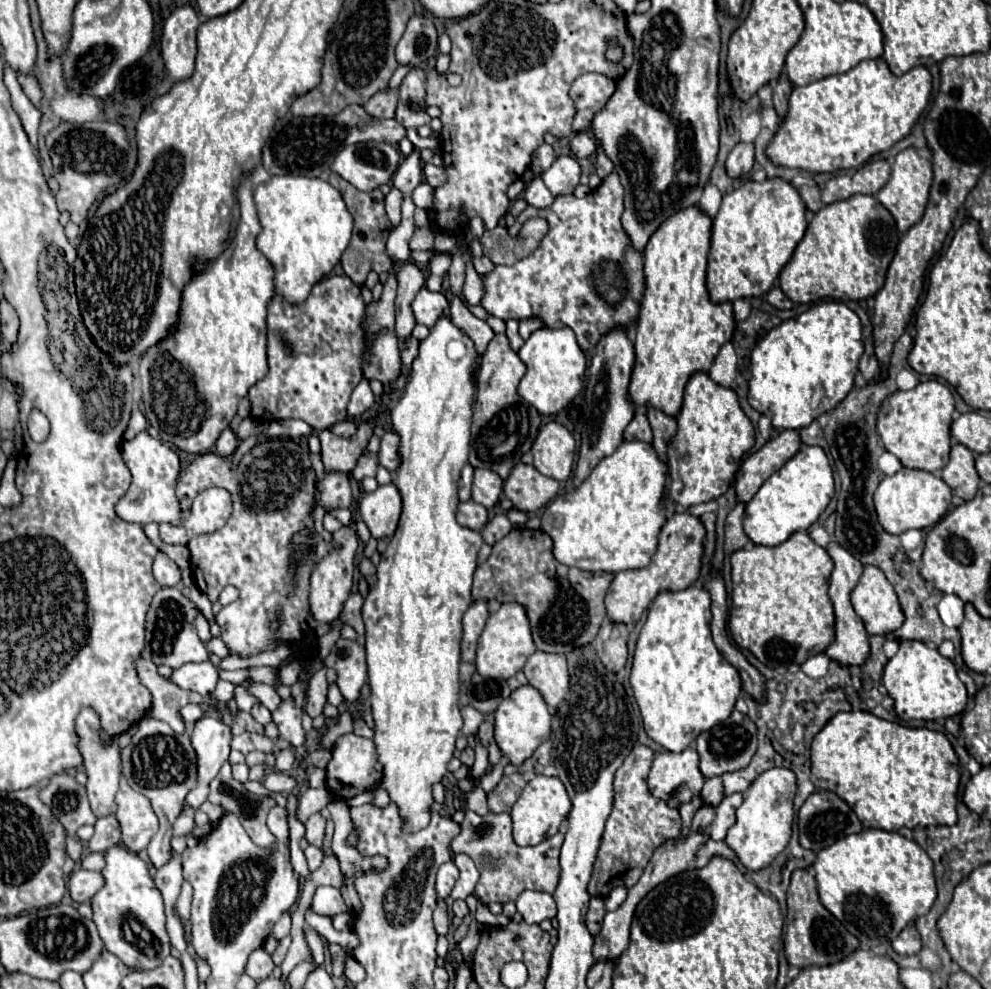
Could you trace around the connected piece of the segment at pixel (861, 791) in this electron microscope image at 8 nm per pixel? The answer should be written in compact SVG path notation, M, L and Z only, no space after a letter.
M863 710L839 712L815 734L815 738L811 742L811 782L815 784L817 790L829 790L829 792L835 792L839 798L843 798L855 810L857 818L861 820L861 824L865 828L881 828L881 830L895 830L897 832L903 826L913 830L915 826L923 826L923 828L925 826L939 826L939 824L951 826L957 822L955 804L957 804L957 788L959 788L959 760L957 760L957 754L953 752L953 746L949 744L947 736L941 732L927 730L927 728L907 728L907 726L901 726L897 722L877 718L871 712L863 712Z

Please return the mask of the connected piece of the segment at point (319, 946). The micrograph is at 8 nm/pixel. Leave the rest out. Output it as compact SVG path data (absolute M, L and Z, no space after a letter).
M305 928L305 936L307 936L307 942L311 946L315 964L323 964L323 942L321 942L319 934L315 930L311 930L311 928Z

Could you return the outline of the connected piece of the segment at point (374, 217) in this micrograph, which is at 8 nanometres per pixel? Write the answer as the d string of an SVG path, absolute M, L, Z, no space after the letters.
M329 176L329 184L335 186L345 204L347 204L347 210L351 212L353 220L355 220L355 226L353 226L353 238L351 238L351 244L347 248L347 252L343 254L343 260L341 260L341 266L345 270L345 274L357 284L357 286L363 286L365 284L365 278L371 270L375 270L377 274L381 272L389 272L391 270L391 262L385 254L385 242L387 242L387 236L389 236L389 230L391 230L391 222L387 220L387 214L385 214L385 206L383 206L383 192L381 190L371 190L371 192L361 192L357 190L353 184L345 182L341 176Z

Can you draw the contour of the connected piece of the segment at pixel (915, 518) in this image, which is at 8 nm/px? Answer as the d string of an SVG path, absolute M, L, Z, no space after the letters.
M901 468L893 476L885 476L875 490L875 510L887 534L901 534L911 528L931 528L947 512L951 504L951 488L931 472Z

